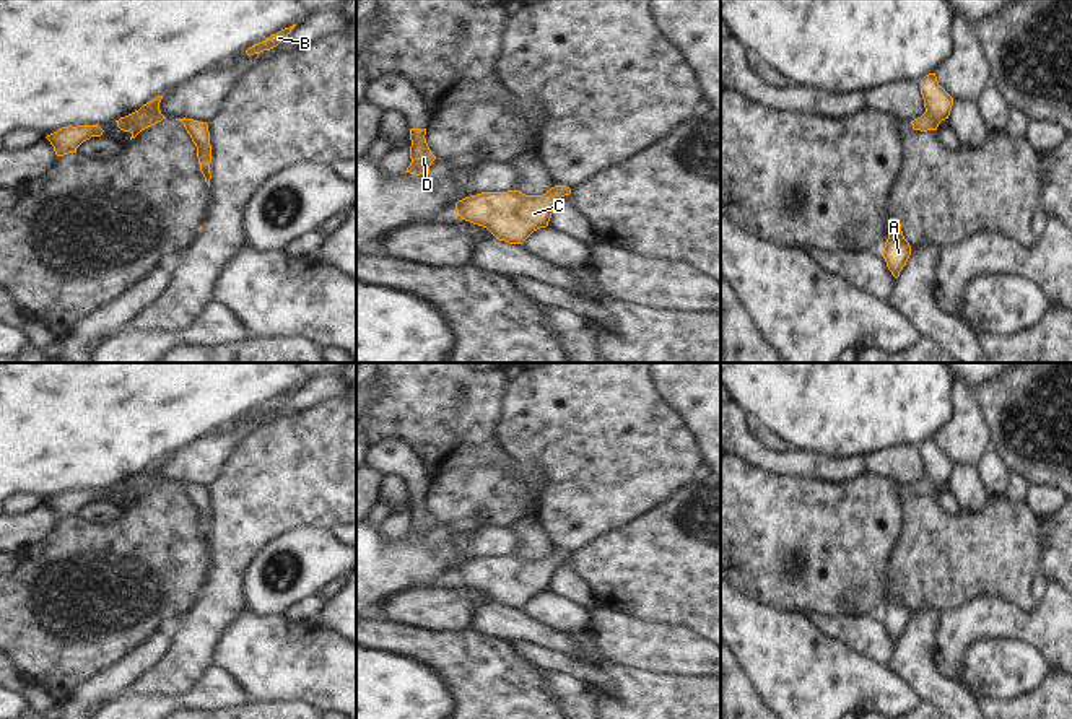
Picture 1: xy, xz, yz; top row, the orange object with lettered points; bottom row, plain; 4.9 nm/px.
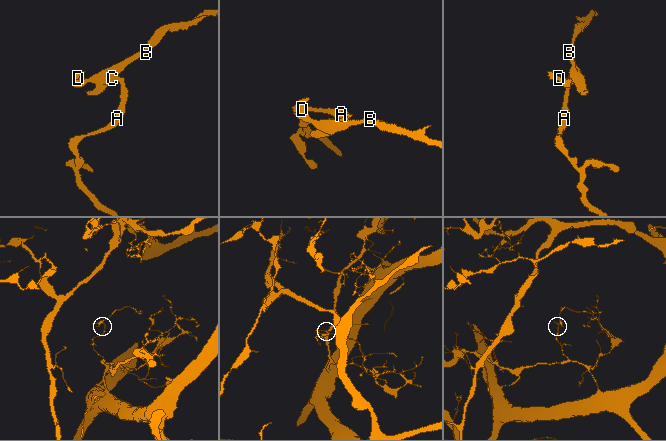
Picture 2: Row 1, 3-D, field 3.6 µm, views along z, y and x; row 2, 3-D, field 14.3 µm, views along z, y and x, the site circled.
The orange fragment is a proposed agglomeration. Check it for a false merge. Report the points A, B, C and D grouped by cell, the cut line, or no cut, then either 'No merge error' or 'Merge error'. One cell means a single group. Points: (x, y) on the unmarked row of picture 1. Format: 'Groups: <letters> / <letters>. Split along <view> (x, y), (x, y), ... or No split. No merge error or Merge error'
Groups: A B C D. No split. No merge error.

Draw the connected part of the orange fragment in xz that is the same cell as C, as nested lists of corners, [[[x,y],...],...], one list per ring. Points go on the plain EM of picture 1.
[[[555,550],[543,560],[482,556],[459,564],[455,574],[462,584],[486,592],[496,604],[522,608],[534,595],[548,590],[555,568],[569,558],[566,550]]]

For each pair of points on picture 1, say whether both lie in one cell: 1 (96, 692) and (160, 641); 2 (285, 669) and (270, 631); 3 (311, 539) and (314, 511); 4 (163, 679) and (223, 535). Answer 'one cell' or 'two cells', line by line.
1: one cell
2: one cell
3: two cells
4: one cell

